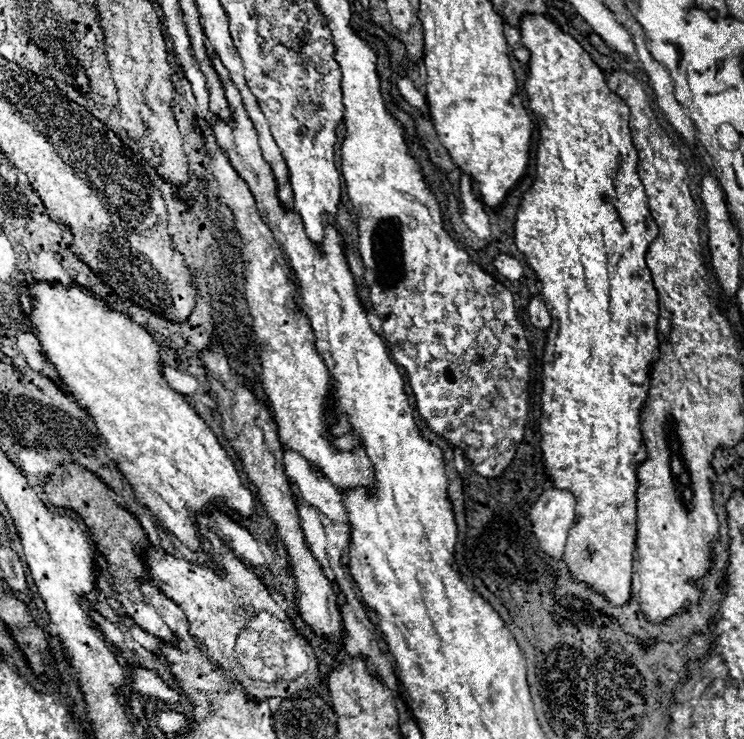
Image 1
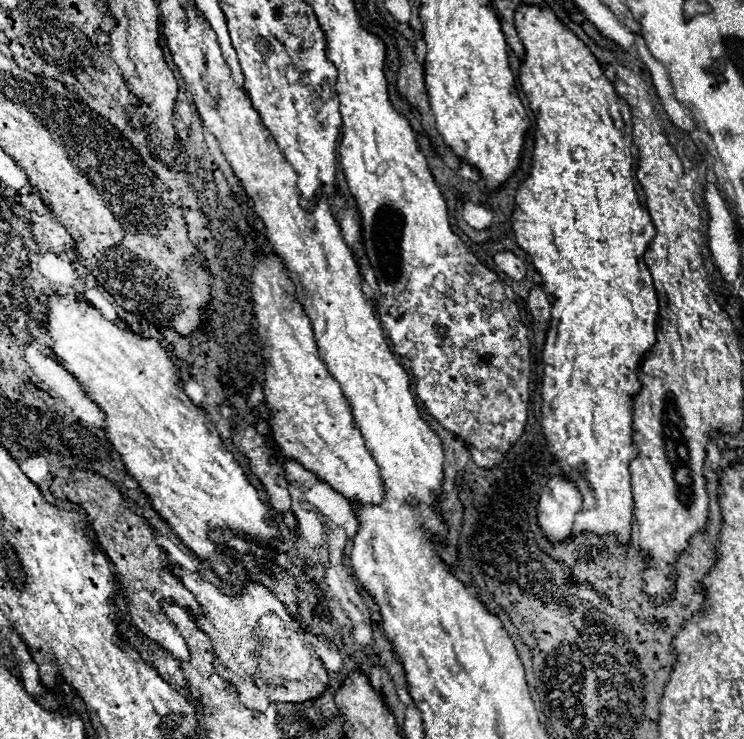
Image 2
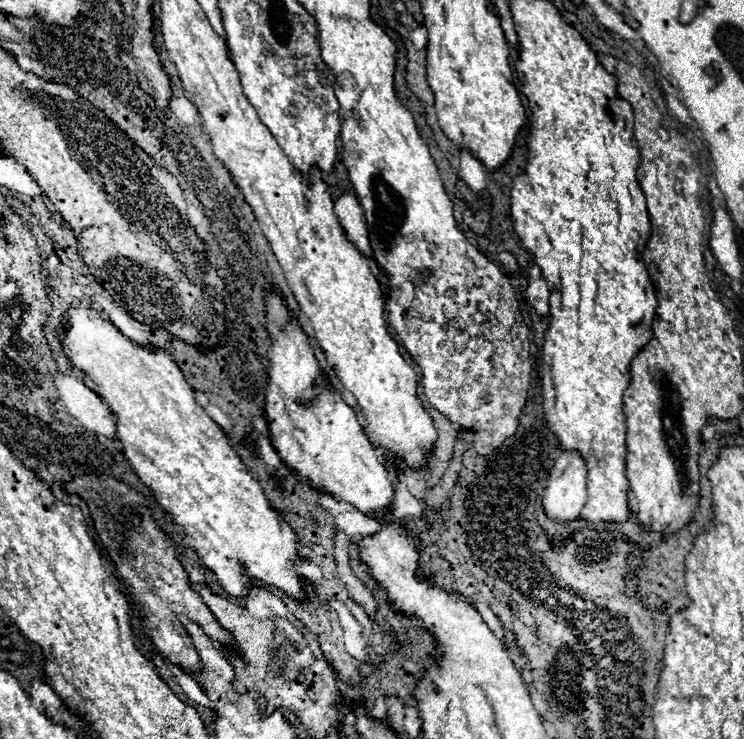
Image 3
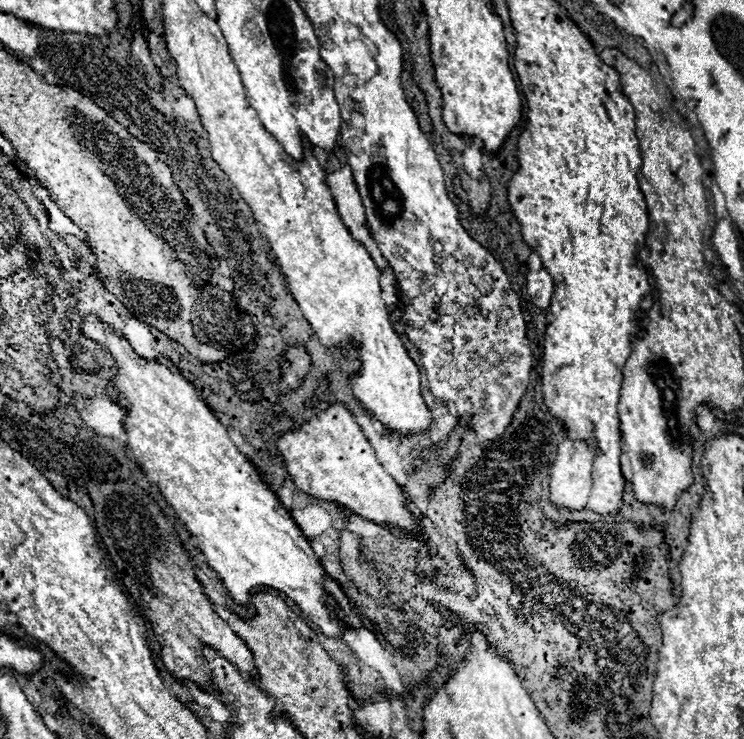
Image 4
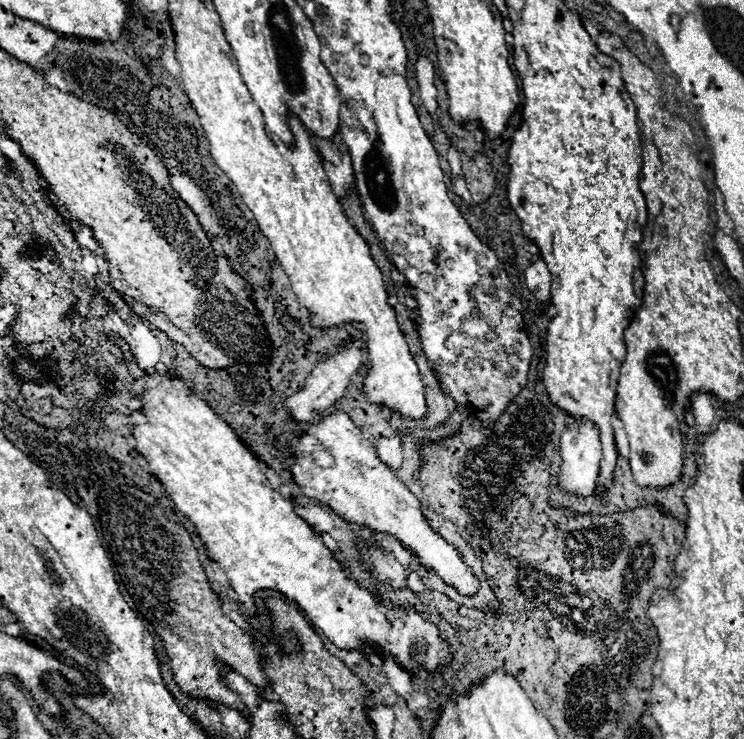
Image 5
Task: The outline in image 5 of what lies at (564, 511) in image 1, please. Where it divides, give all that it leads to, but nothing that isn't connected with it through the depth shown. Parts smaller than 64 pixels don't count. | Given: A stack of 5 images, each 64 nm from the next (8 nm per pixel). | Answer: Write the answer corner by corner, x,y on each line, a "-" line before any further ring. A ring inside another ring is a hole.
584,418
584,424
578,426
576,422
568,422
568,428
560,436
560,470
556,474
556,482
562,490
572,494
574,498
586,498
594,492
594,484
598,478
600,470
600,456
602,456
602,446
598,438
596,426

